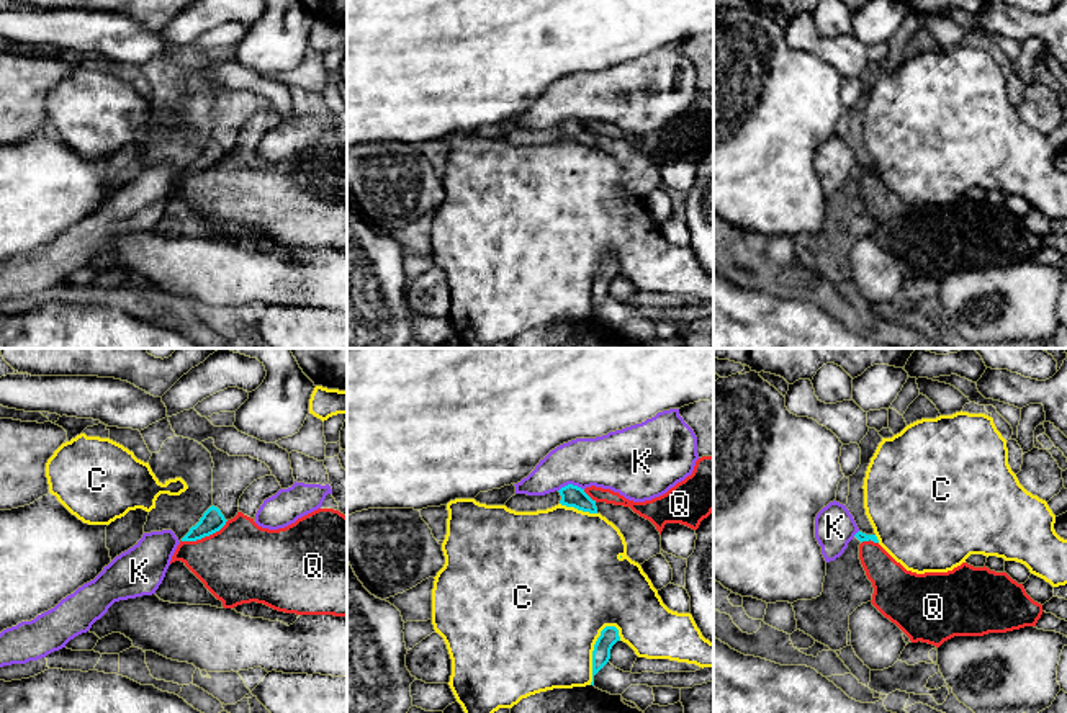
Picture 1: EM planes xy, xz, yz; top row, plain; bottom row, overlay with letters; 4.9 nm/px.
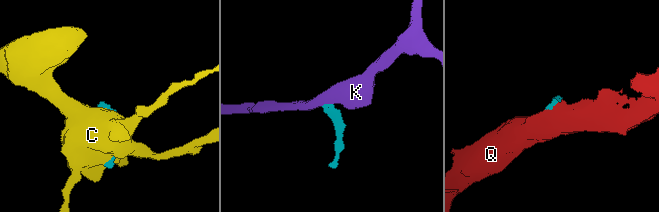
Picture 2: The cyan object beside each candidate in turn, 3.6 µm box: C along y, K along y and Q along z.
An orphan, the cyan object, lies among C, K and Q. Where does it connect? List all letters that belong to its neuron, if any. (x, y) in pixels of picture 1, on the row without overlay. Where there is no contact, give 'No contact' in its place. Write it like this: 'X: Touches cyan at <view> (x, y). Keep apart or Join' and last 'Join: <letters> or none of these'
C: Touches cyan at xz (593, 285). Keep apart
K: Touches cyan at xz (570, 118). Keep apart
Q: Touches cyan at xy (205, 169). Keep apart
Join: none of these

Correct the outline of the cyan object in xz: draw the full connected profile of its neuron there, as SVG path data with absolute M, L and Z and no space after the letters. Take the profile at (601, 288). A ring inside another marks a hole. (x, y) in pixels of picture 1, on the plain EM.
M606 260L601 265L592 285L592 316L594 309L609 296L612 280L620 275L619 263L615 260Z

